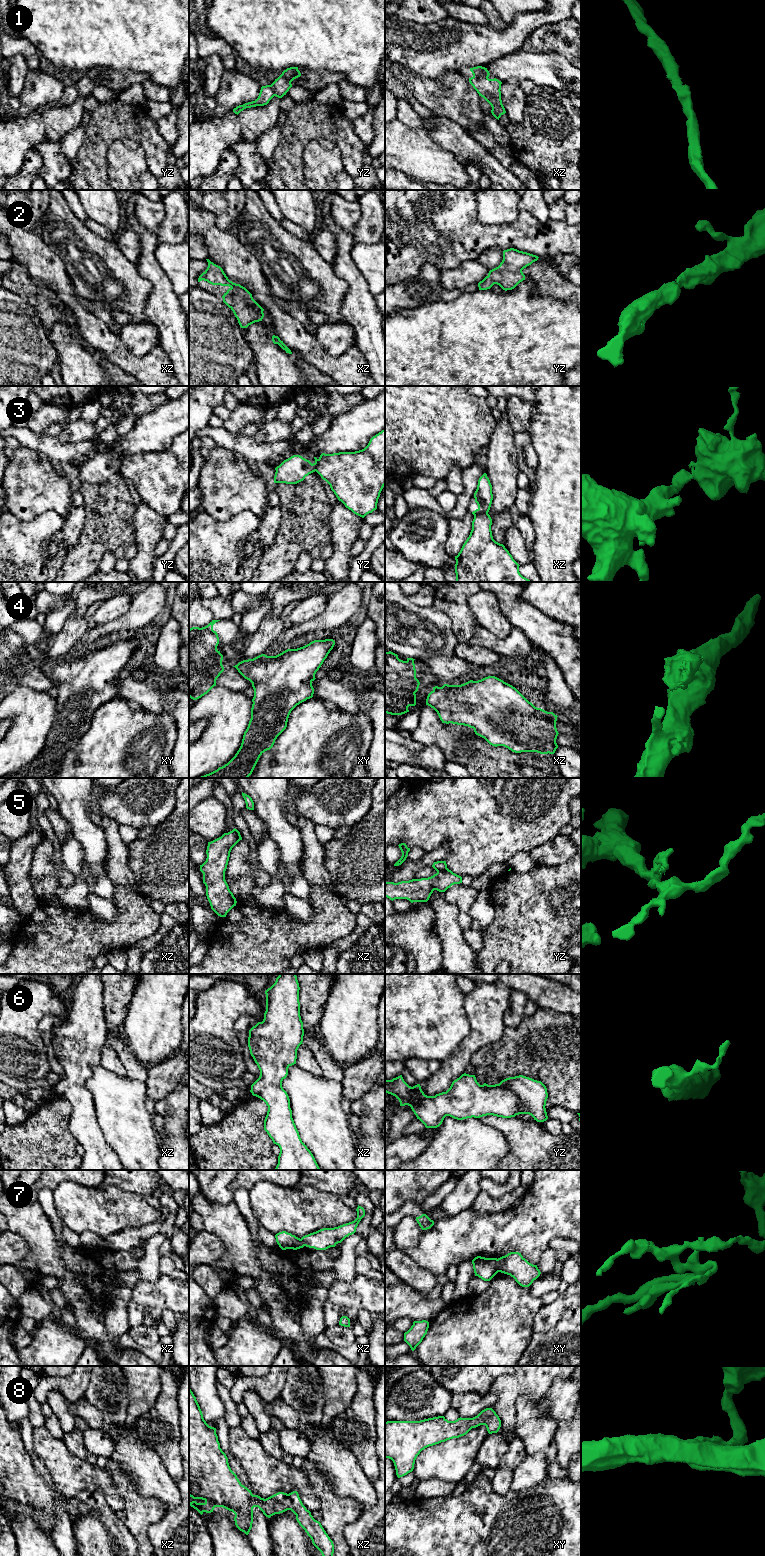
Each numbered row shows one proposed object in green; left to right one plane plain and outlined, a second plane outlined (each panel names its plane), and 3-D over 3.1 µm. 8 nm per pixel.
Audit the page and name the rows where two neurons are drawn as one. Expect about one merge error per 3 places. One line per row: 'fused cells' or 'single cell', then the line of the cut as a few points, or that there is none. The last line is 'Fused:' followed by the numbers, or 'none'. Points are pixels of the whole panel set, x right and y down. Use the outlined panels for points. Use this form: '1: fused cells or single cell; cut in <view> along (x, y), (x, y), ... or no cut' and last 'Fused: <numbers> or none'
1: single cell; no cut
2: single cell; no cut
3: fused cells; cut in xz along (487, 512), (474, 516)
4: fused cells; cut in xz along (438, 687), (433, 690)
5: fused cells; cut in yz along (446, 867), (437, 872)
6: single cell; no cut
7: fused cells; cut in xy along (497, 1259), (499, 1271)
8: single cell; no cut
Fused: 3, 4, 5, 7

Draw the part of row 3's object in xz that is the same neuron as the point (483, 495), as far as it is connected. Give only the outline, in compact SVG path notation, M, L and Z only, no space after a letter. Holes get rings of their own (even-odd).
M484 473L478 480L474 498L478 508L473 511L472 514L475 516L482 513L488 513L492 504L493 494L492 485L486 473Z

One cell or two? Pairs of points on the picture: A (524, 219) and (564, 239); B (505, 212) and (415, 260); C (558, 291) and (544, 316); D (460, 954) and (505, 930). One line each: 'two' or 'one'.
A: one
B: two
C: two
D: two

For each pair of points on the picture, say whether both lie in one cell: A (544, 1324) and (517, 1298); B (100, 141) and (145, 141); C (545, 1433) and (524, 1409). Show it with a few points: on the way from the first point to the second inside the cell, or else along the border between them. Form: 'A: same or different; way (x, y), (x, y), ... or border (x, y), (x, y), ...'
A: different; border (543, 1305), (535, 1315), (530, 1338)
B: same; way (111, 131), (134, 131)
C: same; way (539, 1427), (528, 1415)

